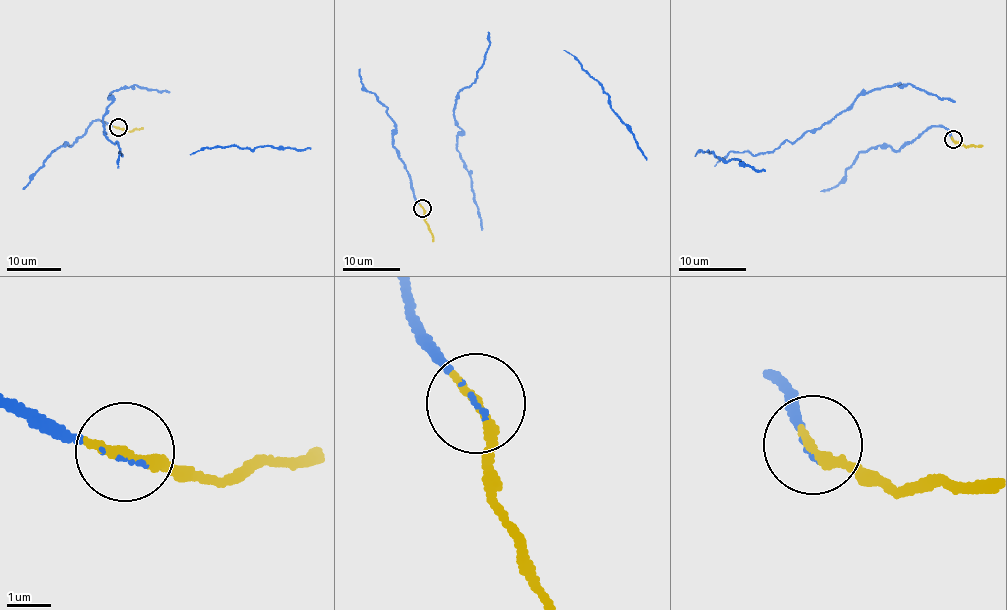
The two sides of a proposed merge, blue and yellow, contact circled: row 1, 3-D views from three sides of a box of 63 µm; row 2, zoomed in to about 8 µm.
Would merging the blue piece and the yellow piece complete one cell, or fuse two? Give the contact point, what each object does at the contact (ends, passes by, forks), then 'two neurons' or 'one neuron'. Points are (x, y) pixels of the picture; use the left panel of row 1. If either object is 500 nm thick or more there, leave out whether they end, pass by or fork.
at (118, 127); blue ends there; yellow ends there; one neuron

